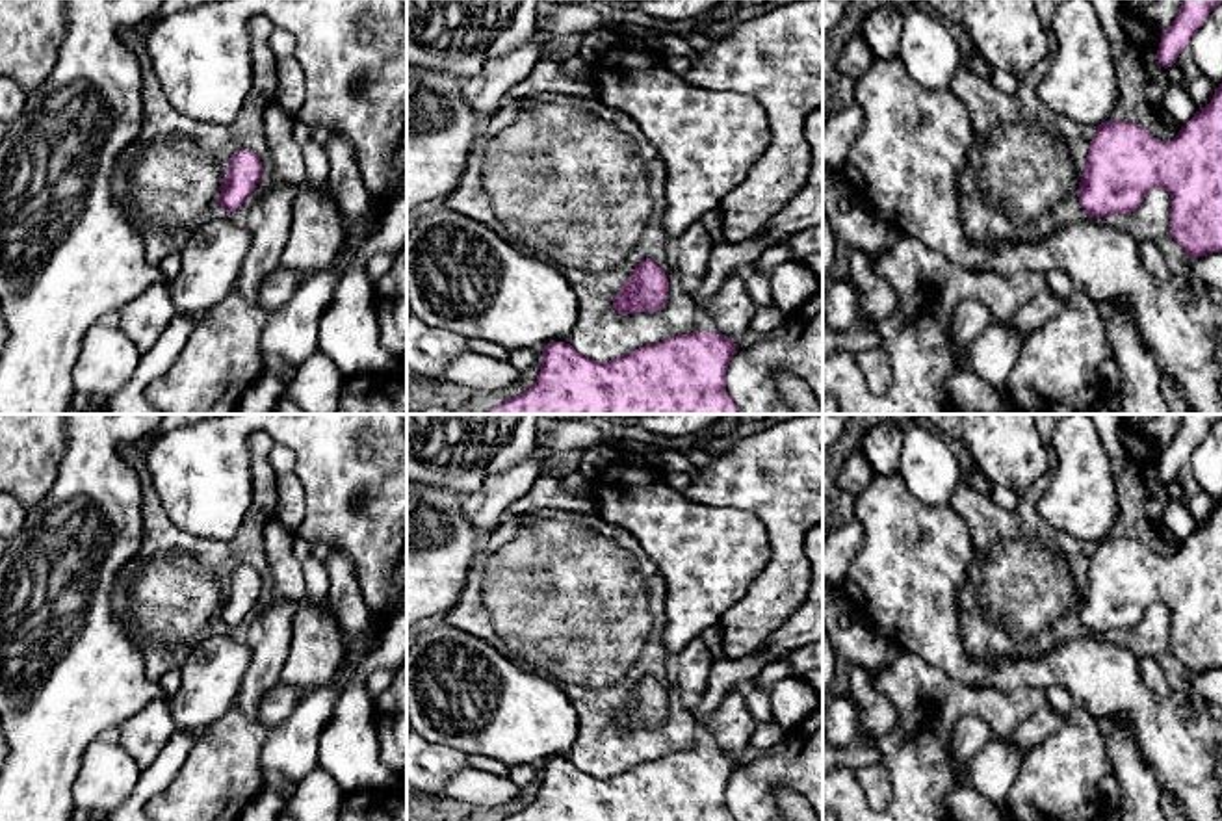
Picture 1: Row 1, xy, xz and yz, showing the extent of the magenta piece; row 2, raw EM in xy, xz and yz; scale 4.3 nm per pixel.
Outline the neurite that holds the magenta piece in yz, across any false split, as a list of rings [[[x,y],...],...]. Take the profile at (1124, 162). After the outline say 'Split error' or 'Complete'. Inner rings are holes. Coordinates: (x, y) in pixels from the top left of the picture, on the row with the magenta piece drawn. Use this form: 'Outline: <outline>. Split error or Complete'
Outline: [[[1222,84],[1211,102],[1196,111],[1172,141],[1161,141],[1127,121],[1105,121],[1098,126],[1077,189],[1079,204],[1088,217],[1131,214],[1153,188],[1168,191],[1170,236],[1190,258],[1222,253]]]. Complete

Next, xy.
Outline: [[[238,150],[230,156],[230,167],[225,173],[223,189],[217,202],[228,212],[240,210],[260,182],[260,175],[260,158],[251,150]]]. Complete

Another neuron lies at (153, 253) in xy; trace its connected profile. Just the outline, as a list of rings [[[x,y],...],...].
[[[147,225],[143,228],[145,260],[150,266],[158,266],[167,254],[176,253],[184,238],[182,232],[158,232],[154,227]]]

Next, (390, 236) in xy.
[[[407,193],[396,199],[381,217],[381,227],[358,247],[358,256],[368,260],[379,253],[396,254],[407,247]]]

